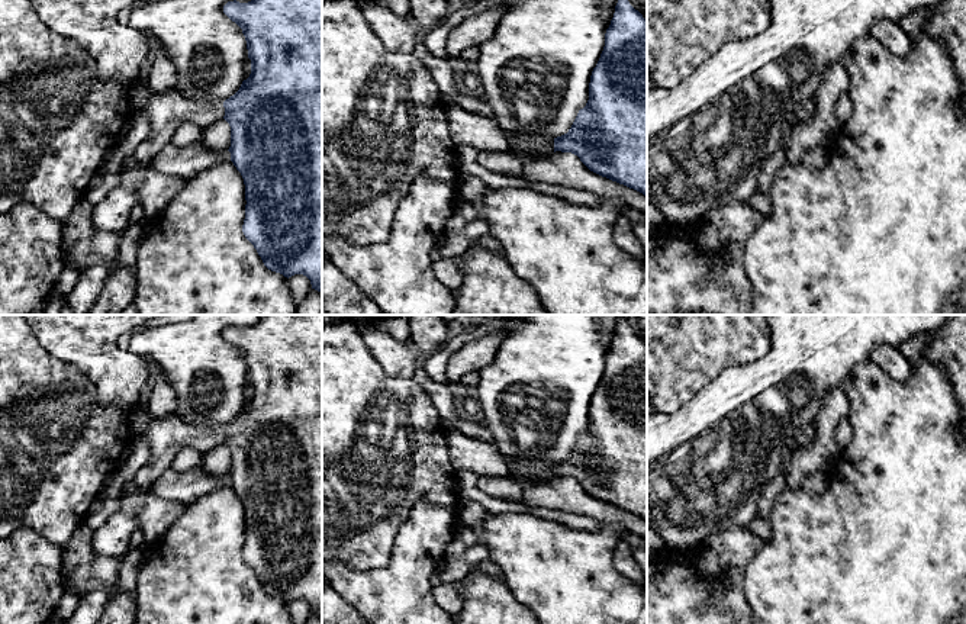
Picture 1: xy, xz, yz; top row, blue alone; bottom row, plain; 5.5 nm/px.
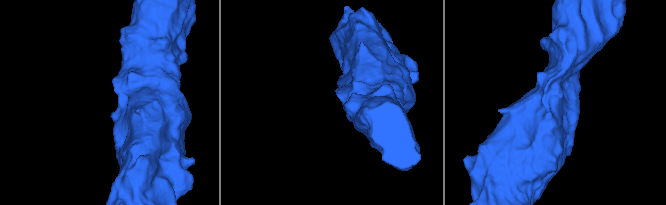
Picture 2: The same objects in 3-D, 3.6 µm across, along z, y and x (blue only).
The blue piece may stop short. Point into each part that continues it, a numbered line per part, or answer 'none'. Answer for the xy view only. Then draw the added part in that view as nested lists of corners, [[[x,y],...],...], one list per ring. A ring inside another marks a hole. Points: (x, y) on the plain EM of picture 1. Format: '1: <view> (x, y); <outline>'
1: xy (166, 437); [[[176,415],[151,416],[146,428],[132,435],[132,441],[145,441],[151,448],[148,461],[133,477],[133,486],[149,493],[152,483],[165,469],[171,467],[173,459],[181,448],[191,447],[206,454],[223,444],[225,432],[220,425],[194,425]]]

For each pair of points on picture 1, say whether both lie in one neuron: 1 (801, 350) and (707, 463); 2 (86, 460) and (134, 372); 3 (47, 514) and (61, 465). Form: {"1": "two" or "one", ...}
{"1": "one", "2": "two", "3": "one"}

